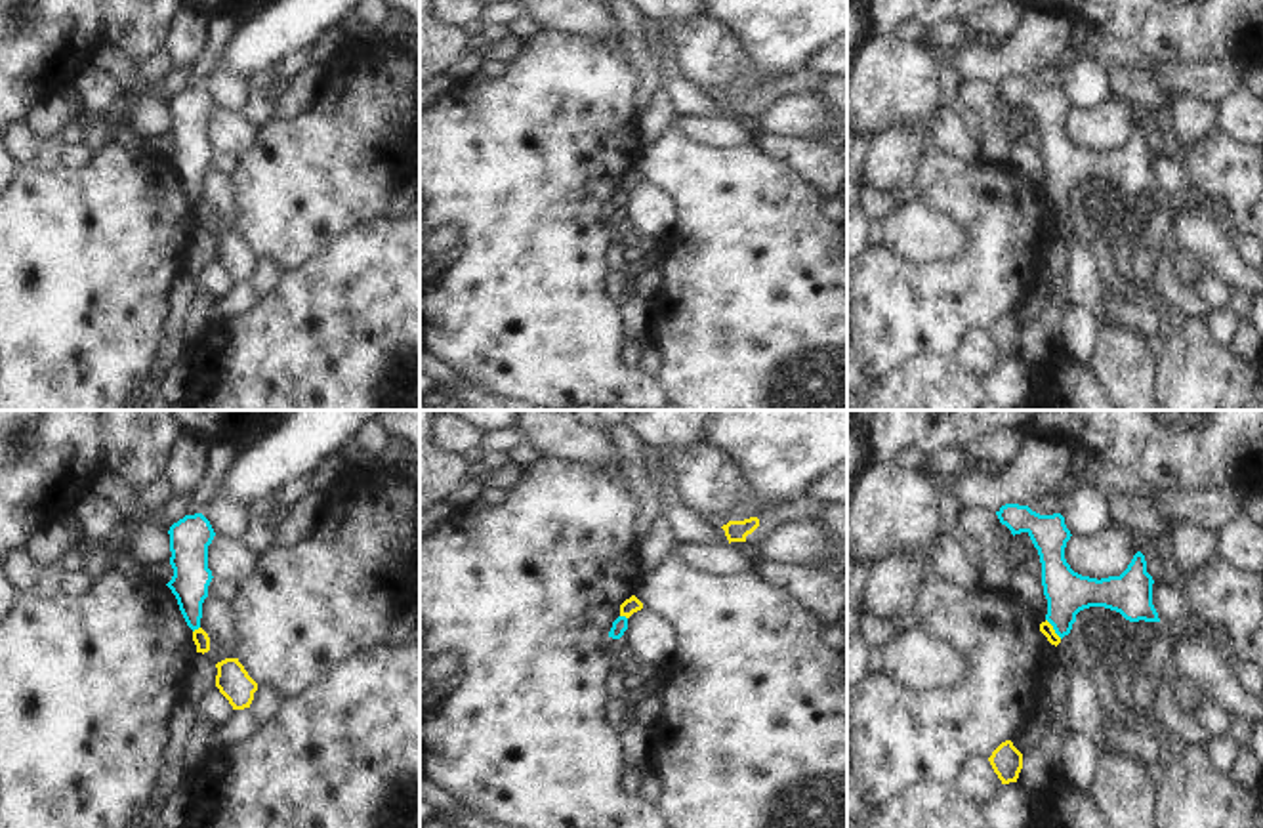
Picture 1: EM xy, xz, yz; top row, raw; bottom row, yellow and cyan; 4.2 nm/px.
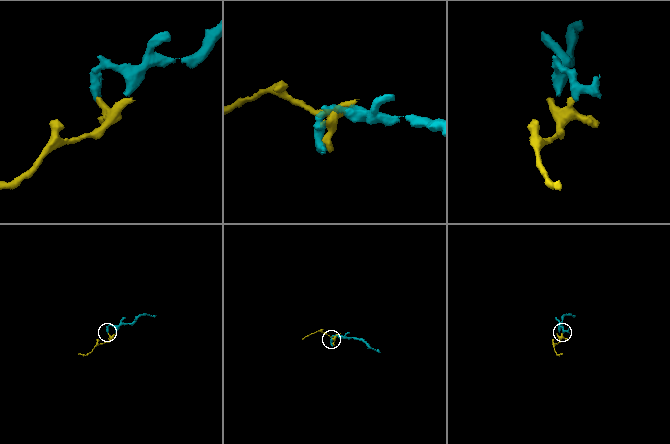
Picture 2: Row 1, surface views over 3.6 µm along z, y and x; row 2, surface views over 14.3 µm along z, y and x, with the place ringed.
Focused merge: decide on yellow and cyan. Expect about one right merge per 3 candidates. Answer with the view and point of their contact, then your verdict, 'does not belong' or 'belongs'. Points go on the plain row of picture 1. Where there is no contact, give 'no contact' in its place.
contact yz (1052, 201); does not belong

